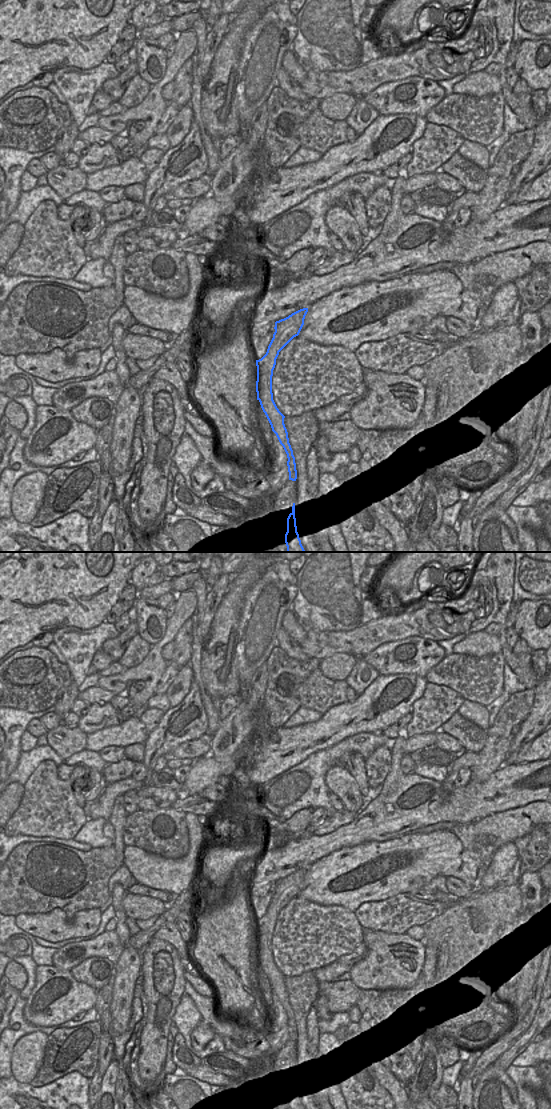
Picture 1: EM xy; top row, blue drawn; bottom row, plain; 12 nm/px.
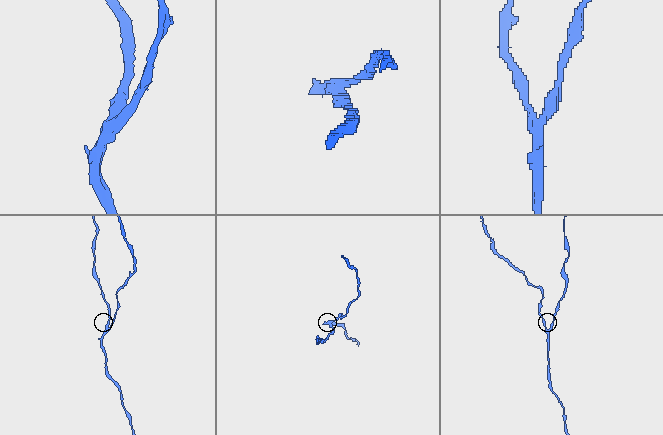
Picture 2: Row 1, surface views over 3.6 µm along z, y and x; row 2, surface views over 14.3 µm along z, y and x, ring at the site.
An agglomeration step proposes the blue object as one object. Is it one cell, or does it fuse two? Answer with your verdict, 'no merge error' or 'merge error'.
merge error

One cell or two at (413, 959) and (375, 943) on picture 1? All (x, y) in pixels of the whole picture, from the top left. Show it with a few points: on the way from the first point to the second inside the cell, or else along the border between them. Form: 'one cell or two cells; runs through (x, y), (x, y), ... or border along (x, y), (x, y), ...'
one cell; runs through (404, 959), (393, 959), (384, 950)

